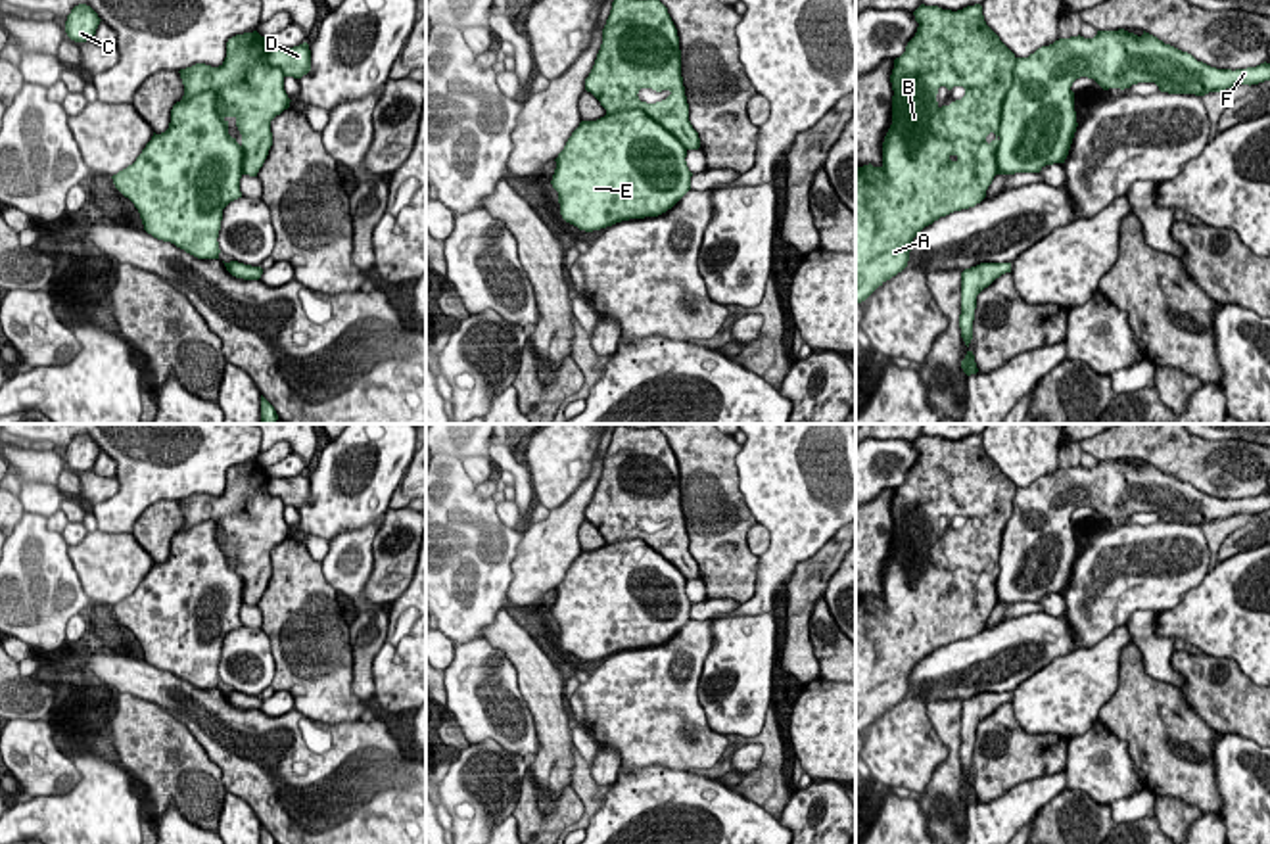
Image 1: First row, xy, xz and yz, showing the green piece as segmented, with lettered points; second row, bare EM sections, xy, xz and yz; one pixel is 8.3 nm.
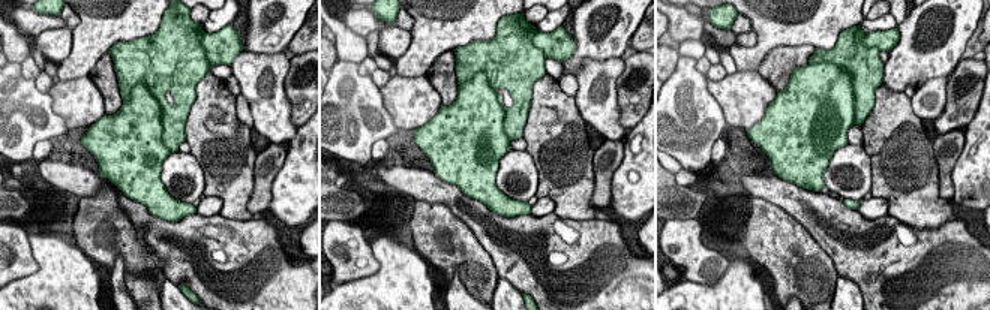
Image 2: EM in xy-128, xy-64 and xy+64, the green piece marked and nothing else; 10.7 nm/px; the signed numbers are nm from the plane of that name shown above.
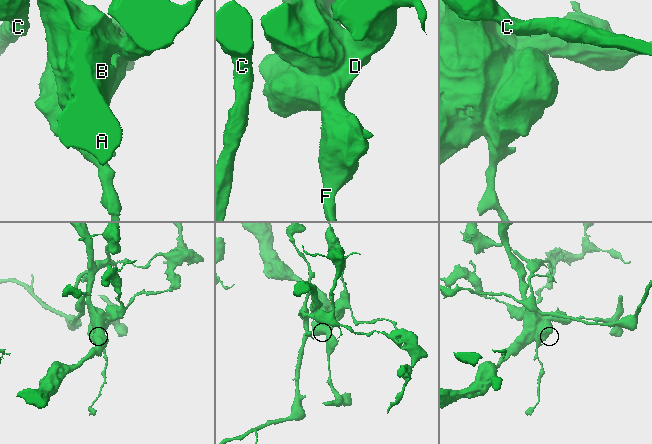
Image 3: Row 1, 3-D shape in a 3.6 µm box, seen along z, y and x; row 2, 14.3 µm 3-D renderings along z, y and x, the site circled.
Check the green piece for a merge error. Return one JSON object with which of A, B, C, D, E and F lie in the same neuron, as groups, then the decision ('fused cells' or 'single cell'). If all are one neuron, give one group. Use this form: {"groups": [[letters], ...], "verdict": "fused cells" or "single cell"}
{"groups": [["A", "B"], ["C", "D", "E", "F"]], "verdict": "fused cells"}

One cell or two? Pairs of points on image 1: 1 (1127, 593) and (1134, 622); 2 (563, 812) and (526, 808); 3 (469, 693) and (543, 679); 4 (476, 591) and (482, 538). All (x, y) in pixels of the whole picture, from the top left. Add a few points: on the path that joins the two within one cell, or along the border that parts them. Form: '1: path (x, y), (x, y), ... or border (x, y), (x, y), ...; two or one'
1: border (1157, 610), (1136, 610), (1123, 624); two
2: path (553, 820), (536, 818); one
3: border (493, 645), (511, 662), (536, 726); two
4: path (476, 578), (476, 551); one

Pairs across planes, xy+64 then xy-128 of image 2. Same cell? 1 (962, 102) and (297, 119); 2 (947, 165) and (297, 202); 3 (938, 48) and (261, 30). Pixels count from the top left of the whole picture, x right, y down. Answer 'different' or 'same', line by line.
1: same
2: different
3: same

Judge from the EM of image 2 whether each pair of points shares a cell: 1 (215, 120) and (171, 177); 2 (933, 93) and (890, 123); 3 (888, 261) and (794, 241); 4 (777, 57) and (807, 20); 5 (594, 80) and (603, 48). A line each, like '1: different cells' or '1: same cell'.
1: different cells
2: different cells
3: different cells
4: different cells
5: different cells

